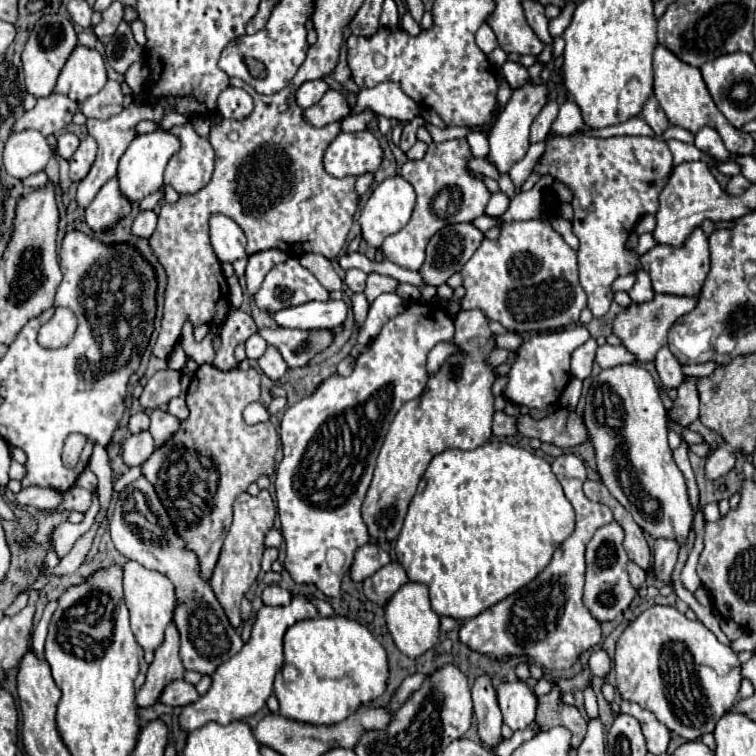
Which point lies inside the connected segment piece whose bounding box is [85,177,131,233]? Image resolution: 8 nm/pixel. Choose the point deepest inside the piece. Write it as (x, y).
(109, 207)

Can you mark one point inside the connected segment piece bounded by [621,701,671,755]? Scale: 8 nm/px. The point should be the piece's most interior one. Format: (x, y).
(657, 736)

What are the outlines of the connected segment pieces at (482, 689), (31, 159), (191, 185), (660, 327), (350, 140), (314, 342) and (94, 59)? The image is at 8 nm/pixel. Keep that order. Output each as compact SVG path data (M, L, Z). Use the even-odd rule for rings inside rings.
M483 675L477 677L473 689L473 713L477 717L477 733L479 739L485 747L495 749L503 739L501 739L501 711L497 707L497 695L491 685L491 677Z
M21 131L9 135L3 151L3 163L9 175L25 179L45 169L51 157L51 147L39 131Z
M191 121L169 129L181 143L179 151L169 159L165 169L165 185L171 185L179 195L197 193L213 175L215 151L209 139L201 137Z
M655 295L647 303L631 303L613 321L613 333L619 337L621 345L635 355L639 363L649 363L655 359L657 351L667 345L667 331L671 325L697 305L697 297L677 297L677 295Z
M371 131L341 133L325 153L325 171L333 177L363 175L377 171L383 159L379 141Z
M261 327L259 335L269 343L275 345L285 363L289 367L305 367L315 355L323 353L335 339L333 331L303 331L303 329L287 329L285 327ZM279 329L279 331L277 331Z
M77 45L57 79L55 93L63 93L71 101L83 103L87 97L99 93L105 83L107 73L99 51Z

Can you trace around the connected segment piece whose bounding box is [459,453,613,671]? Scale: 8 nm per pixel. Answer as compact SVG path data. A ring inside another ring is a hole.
M561 455L551 463L557 481L563 487L567 501L575 509L575 531L555 551L553 561L523 589L513 593L509 599L499 601L481 615L467 619L459 629L459 641L469 649L491 657L495 661L509 661L511 657L531 657L545 669L571 669L579 655L601 641L601 625L585 611L581 603L581 591L585 583L585 547L593 533L613 521L613 513L603 503L593 503L583 495L581 485L585 483L585 465L573 455Z

